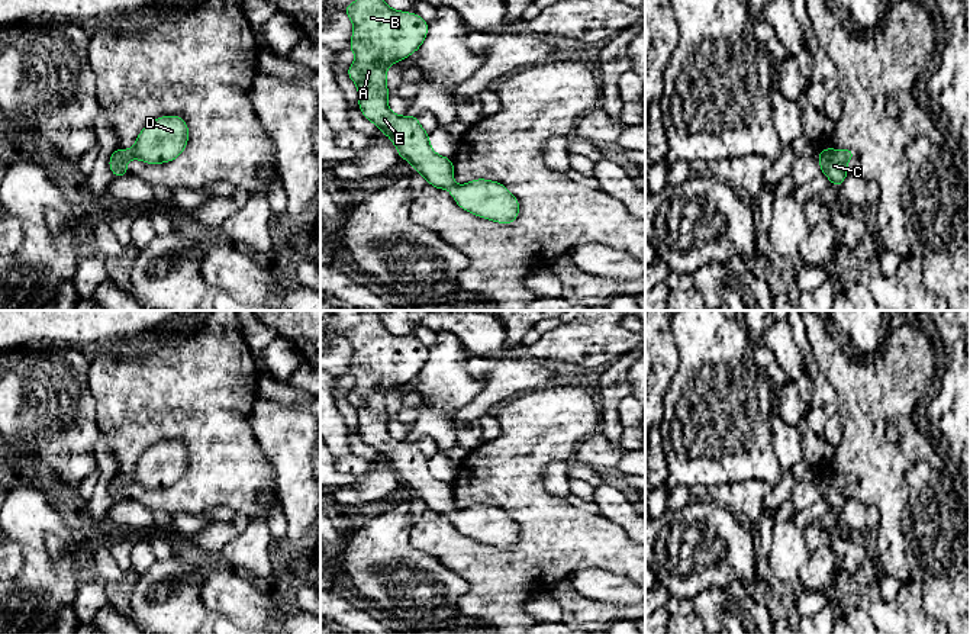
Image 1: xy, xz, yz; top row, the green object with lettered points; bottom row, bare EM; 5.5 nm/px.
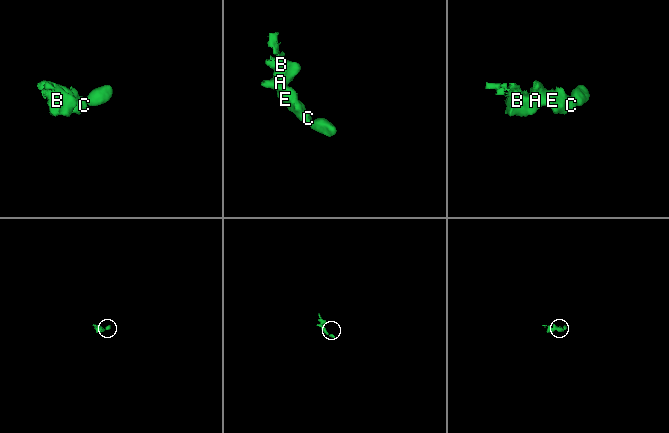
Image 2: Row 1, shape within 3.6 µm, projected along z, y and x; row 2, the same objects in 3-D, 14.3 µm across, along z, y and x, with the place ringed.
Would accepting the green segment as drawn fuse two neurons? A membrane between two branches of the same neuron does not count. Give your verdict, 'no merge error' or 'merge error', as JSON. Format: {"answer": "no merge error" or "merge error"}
{"answer": "no merge error"}

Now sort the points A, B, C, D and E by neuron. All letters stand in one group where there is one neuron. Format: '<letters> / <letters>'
A B C D E

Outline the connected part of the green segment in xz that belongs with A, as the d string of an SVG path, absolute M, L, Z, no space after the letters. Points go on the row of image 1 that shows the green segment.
M355 0L344 12L354 25L349 49L355 54L347 74L358 87L358 106L364 118L393 141L400 158L409 161L428 184L438 190L448 189L461 209L497 223L513 223L519 215L519 202L506 186L484 178L455 186L452 160L432 151L429 133L419 125L418 116L400 116L389 109L387 68L420 48L429 25L416 13L390 9L383 0Z

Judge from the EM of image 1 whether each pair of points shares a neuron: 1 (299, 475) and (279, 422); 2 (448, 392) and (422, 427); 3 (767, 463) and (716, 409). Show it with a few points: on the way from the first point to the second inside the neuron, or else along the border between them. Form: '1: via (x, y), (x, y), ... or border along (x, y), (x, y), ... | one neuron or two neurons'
1: via (296, 462), (292, 440), (287, 435) | one neuron
2: via (441, 401), (431, 418) | one neuron
3: via (754, 450), (727, 422) | one neuron

